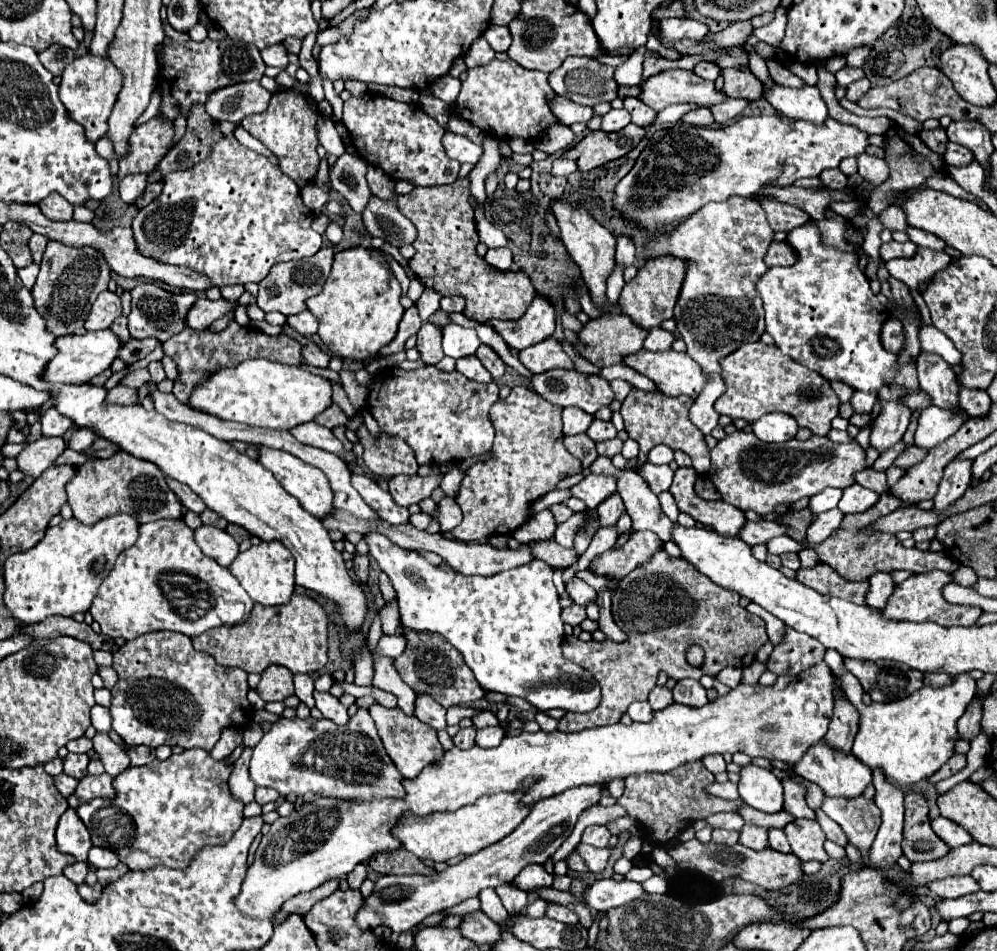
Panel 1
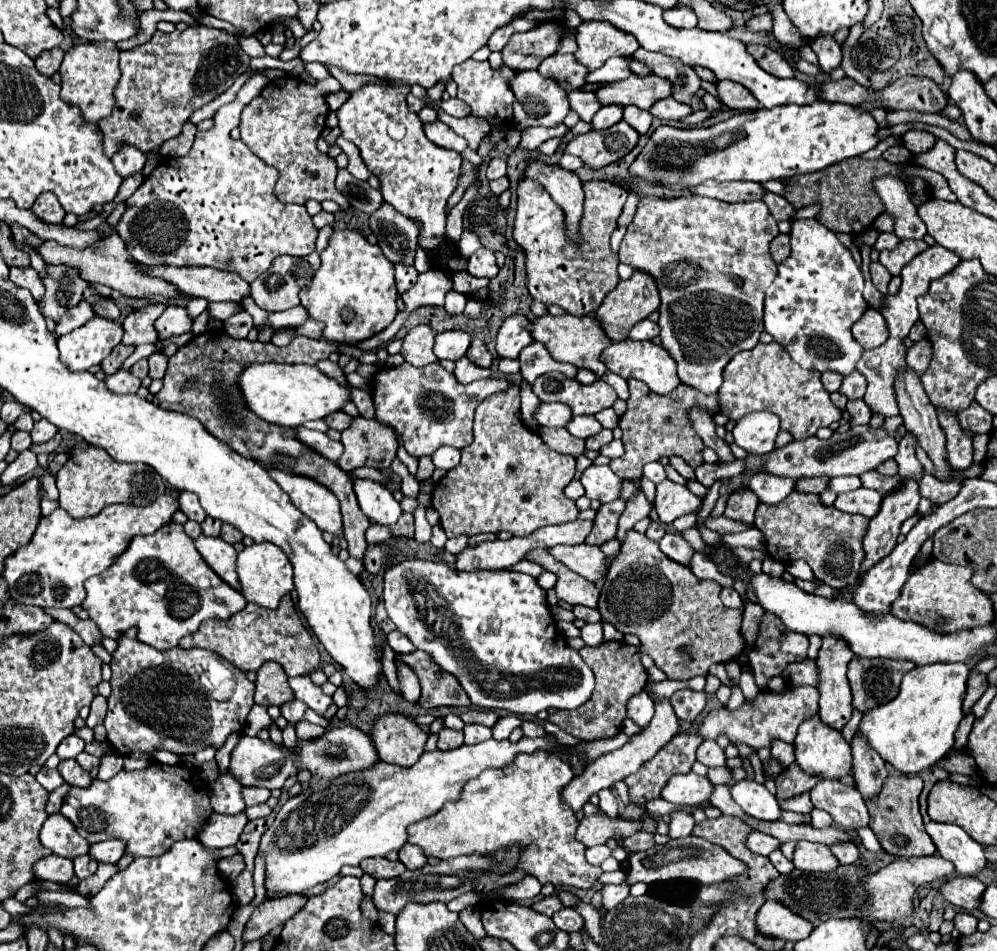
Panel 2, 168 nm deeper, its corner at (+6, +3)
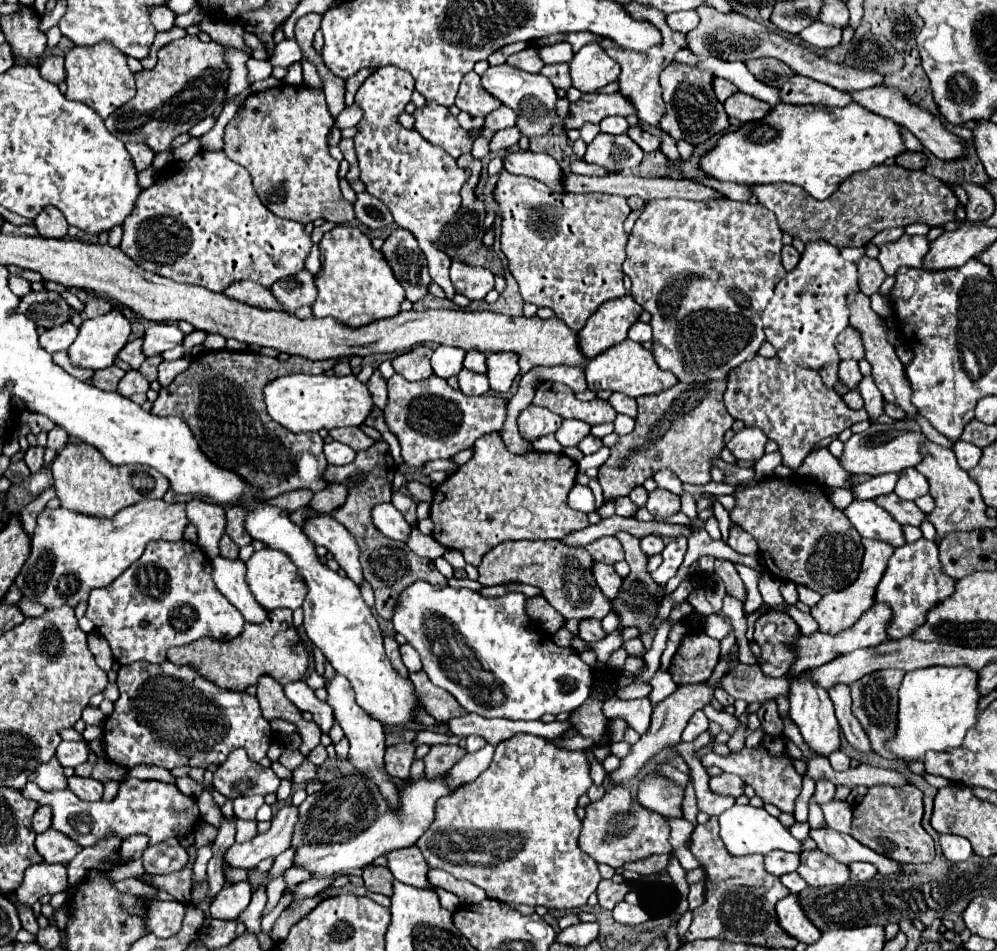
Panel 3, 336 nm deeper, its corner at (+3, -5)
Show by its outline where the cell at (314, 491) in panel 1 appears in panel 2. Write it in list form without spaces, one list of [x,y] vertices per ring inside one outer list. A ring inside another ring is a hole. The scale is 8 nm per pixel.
[[[271,468],[269,476],[289,494],[291,502],[319,526],[319,530],[331,532],[333,536],[343,532],[339,500],[323,484],[293,472],[281,472],[281,468]]]

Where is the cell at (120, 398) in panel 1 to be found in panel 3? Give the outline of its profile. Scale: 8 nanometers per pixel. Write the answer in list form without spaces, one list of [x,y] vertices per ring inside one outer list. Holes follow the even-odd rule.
[[[130,370],[130,372],[126,372],[126,376],[120,380],[120,384],[118,384],[118,392],[124,396],[124,398],[130,398],[132,394],[136,394],[136,392],[148,392],[148,388],[150,388],[150,382],[140,374],[140,372],[136,372],[136,370]]]

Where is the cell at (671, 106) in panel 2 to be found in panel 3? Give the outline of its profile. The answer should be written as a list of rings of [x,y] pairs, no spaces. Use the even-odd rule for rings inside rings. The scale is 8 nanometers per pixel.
[[[624,4],[624,10],[634,18],[634,20],[646,20],[650,22],[652,26],[656,26],[662,34],[662,42],[658,48],[648,48],[648,52],[632,52],[630,48],[624,48],[620,44],[612,44],[612,40],[604,40],[600,36],[592,36],[592,32],[574,32],[574,34],[568,34],[564,36],[564,40],[572,46],[574,52],[578,52],[582,46],[590,44],[590,42],[598,42],[606,54],[620,64],[622,72],[620,72],[620,94],[628,96],[628,100],[632,100],[632,106],[636,108],[636,116],[638,120],[646,122],[646,124],[652,124],[652,126],[658,126],[658,120],[664,116],[664,100],[662,100],[662,90],[660,90],[660,84],[658,84],[658,76],[660,72],[674,62],[674,54],[680,50],[680,48],[686,48],[688,42],[686,42],[686,34],[682,32],[672,32],[672,28],[668,28],[666,24],[666,16],[664,12],[656,12],[656,8],[644,8],[644,4]]]

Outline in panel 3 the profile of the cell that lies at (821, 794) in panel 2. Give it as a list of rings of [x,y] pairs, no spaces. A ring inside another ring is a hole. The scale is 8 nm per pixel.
[[[818,780],[816,782],[816,792],[814,792],[816,802],[824,804],[824,802],[834,800],[834,790],[836,790],[836,786],[830,780]]]

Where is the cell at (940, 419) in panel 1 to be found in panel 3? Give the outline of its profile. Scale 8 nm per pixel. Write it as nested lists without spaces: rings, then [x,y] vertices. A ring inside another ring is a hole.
[[[906,468],[904,472],[900,472],[900,480],[894,488],[894,494],[902,500],[916,500],[920,496],[926,496],[928,480],[916,468]]]

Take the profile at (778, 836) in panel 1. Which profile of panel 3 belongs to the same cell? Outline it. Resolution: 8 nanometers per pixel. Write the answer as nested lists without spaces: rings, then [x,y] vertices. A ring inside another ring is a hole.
[[[792,872],[792,874],[784,874],[782,876],[782,884],[790,890],[790,892],[794,892],[794,894],[798,894],[798,892],[802,892],[804,888],[808,888],[808,884],[798,876],[798,872]]]

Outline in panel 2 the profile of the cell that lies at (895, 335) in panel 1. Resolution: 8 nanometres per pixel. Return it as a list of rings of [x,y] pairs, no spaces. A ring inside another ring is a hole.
[[[869,308],[863,314],[863,318],[853,324],[853,336],[865,350],[871,350],[883,344],[889,338],[889,332],[887,332],[887,324],[881,312]]]

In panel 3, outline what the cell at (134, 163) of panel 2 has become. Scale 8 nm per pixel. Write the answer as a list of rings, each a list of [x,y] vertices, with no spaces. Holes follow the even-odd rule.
[[[126,144],[126,150],[130,152],[130,156],[132,156],[132,160],[134,160],[134,166],[136,166],[136,170],[140,172],[140,170],[144,170],[144,168],[148,168],[150,164],[152,164],[152,158],[154,158],[154,152],[152,152],[152,148],[148,148],[146,144]]]

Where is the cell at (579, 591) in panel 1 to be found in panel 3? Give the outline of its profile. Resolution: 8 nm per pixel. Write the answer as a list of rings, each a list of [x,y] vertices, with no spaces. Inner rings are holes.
[[[520,540],[520,542],[504,542],[490,550],[482,564],[478,566],[478,582],[482,586],[500,586],[508,582],[522,582],[536,586],[548,604],[558,610],[564,620],[586,620],[598,618],[602,620],[610,610],[610,600],[598,588],[592,574],[592,556],[586,548],[576,548],[564,544],[562,540]]]

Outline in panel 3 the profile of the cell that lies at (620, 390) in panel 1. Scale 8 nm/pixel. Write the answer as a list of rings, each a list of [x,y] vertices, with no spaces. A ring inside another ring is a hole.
[[[614,392],[608,402],[612,404],[612,408],[614,408],[616,412],[636,418],[636,400],[634,400],[634,398],[624,396],[624,394],[620,394],[620,392]]]

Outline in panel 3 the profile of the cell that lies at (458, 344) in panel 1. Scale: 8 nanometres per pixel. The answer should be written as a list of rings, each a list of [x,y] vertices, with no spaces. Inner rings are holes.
[[[438,346],[432,354],[432,370],[436,376],[448,380],[450,376],[458,376],[462,370],[464,362],[464,350],[460,348],[448,348],[448,346]]]

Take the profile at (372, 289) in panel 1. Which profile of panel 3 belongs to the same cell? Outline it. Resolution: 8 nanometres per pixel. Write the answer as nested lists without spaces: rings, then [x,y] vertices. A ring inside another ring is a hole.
[[[336,226],[326,232],[320,240],[320,262],[322,268],[314,276],[318,298],[312,304],[316,318],[334,316],[346,326],[360,328],[380,318],[396,316],[404,300],[404,288],[392,276],[388,262],[382,252],[370,244],[370,238],[356,226]]]

